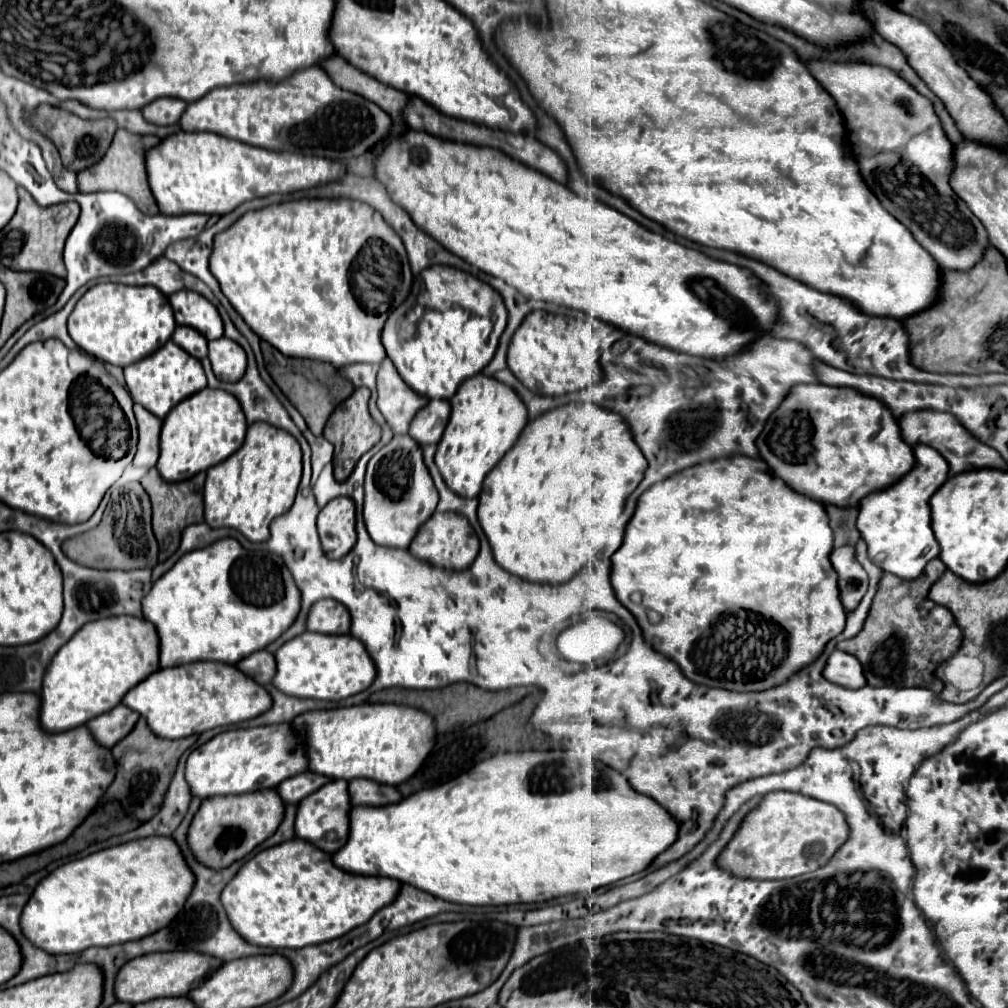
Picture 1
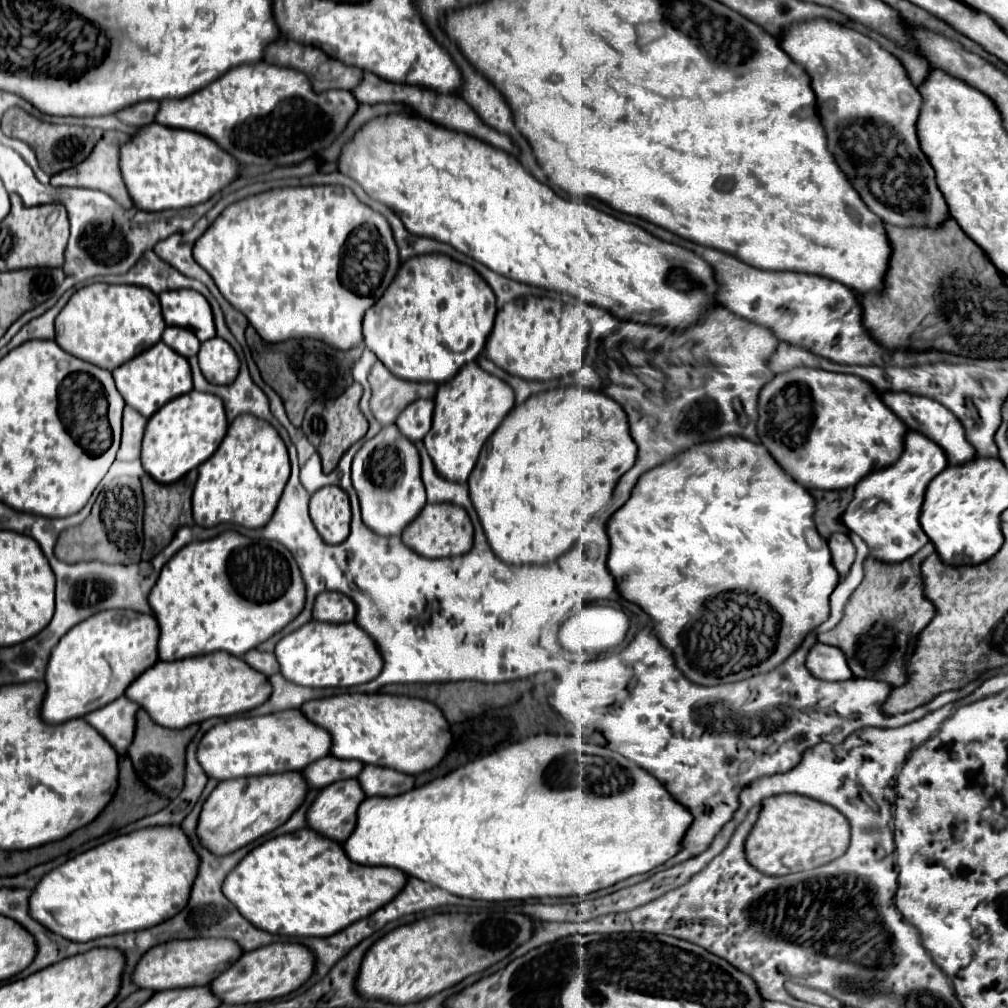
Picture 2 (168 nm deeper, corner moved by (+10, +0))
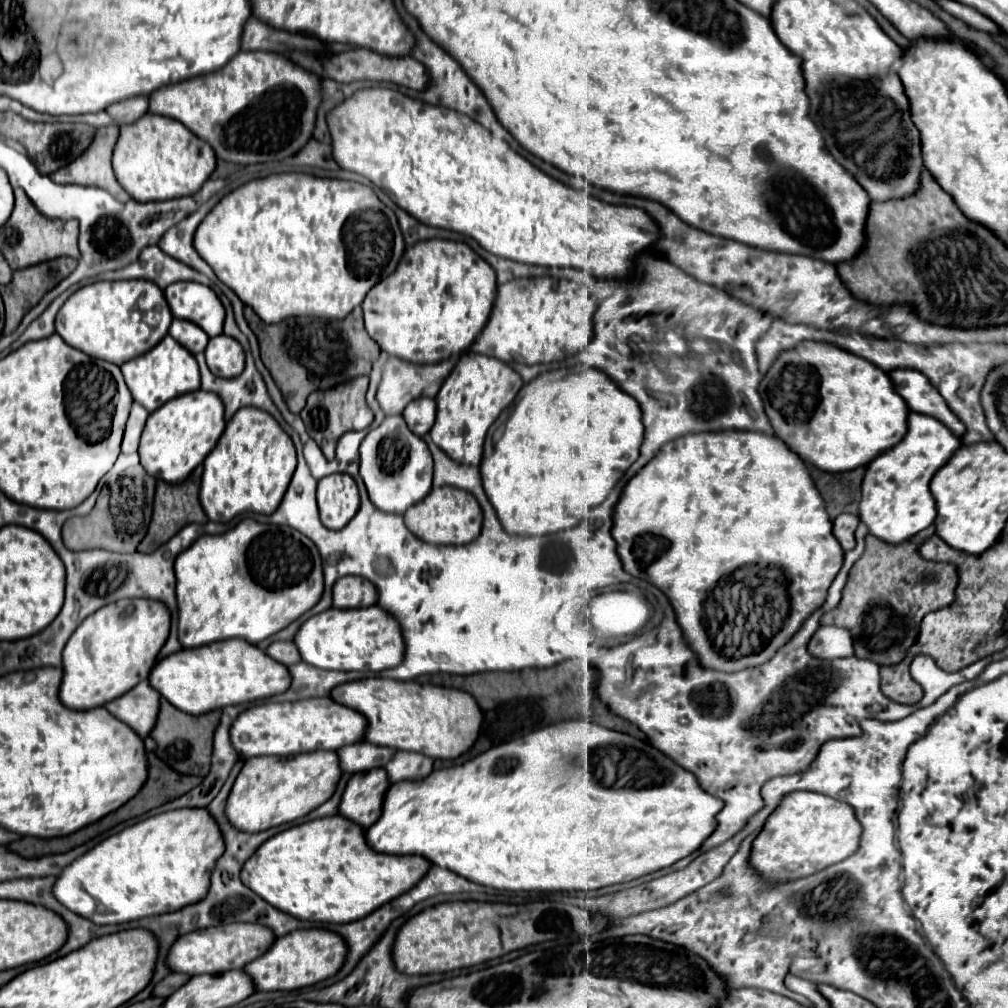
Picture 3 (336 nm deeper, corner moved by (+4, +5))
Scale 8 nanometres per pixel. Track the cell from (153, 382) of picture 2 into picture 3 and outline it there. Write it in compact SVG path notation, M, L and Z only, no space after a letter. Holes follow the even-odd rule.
M165 336L153 350L149 350L143 356L137 356L121 366L121 372L125 376L125 382L133 394L133 400L141 406L145 406L149 412L157 410L171 398L177 398L187 392L199 390L199 366L195 356L191 356L189 350L179 346L171 336Z

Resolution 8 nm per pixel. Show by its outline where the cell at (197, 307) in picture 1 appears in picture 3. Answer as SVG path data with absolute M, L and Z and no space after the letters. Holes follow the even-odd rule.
M175 282L165 288L165 298L175 318L195 322L209 336L223 334L225 308L209 286L199 282Z

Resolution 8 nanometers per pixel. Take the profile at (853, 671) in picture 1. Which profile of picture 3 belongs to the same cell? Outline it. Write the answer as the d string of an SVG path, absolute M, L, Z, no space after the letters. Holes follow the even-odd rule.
M819 626L813 638L809 640L809 652L817 658L833 660L833 658L849 658L851 650L851 634L839 626Z

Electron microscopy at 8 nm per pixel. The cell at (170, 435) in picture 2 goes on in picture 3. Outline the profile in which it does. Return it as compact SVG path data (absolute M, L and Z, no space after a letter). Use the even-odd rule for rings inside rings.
M195 390L183 396L177 396L149 414L145 430L141 434L139 456L141 466L153 478L177 484L183 482L215 448L219 436L225 430L223 418L223 402L219 402L217 394Z

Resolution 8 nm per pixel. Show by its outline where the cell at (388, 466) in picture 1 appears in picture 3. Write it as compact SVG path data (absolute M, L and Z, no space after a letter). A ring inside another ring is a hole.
M387 416L381 426L369 430L361 442L361 470L359 470L371 502L391 514L405 514L409 506L421 502L431 490L433 458L427 444L415 436L401 416Z

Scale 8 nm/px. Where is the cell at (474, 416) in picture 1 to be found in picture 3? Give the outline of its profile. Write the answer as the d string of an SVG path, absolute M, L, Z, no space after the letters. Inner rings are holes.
M475 352L461 354L455 370L451 370L435 396L437 420L429 432L433 442L455 462L477 466L483 456L483 442L489 426L497 420L501 410L513 402L521 386L521 376L505 362Z

